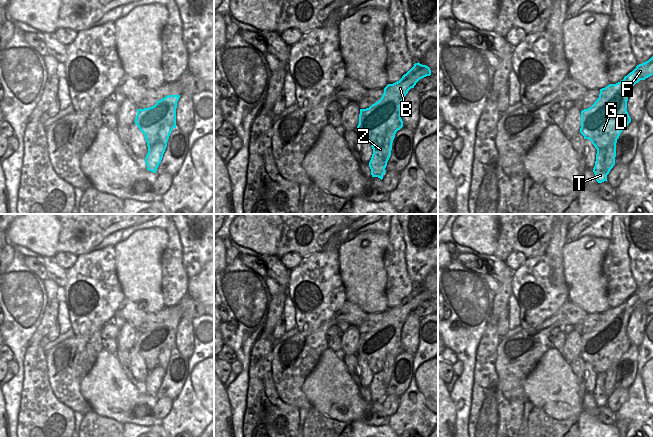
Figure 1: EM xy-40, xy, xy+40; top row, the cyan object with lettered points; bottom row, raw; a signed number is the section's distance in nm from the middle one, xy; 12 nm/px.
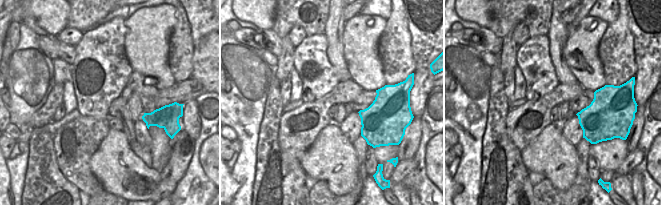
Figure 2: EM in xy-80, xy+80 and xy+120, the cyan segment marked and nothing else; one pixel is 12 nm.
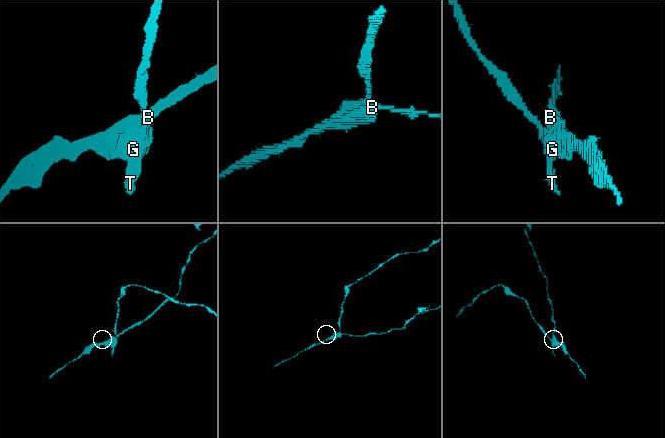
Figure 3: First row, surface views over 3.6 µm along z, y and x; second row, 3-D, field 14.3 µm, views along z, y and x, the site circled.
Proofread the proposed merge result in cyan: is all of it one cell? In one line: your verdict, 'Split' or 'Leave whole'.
Split

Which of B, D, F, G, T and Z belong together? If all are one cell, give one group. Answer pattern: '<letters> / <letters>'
B D F G / T Z

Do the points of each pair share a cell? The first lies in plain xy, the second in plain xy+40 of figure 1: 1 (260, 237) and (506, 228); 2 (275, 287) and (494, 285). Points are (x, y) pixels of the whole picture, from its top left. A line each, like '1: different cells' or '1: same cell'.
1: different cells
2: same cell

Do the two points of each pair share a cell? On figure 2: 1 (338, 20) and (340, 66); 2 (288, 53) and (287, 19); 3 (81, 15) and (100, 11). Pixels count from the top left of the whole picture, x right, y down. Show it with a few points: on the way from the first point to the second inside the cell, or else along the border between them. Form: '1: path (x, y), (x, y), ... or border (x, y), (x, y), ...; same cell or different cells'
1: path (335, 31), (335, 55); same cell
2: border (287, 35), (282, 38); different cells
3: path (86, 11), (95, 11); same cell

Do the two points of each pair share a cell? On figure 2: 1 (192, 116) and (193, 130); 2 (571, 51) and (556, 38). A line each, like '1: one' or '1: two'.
1: one
2: two

